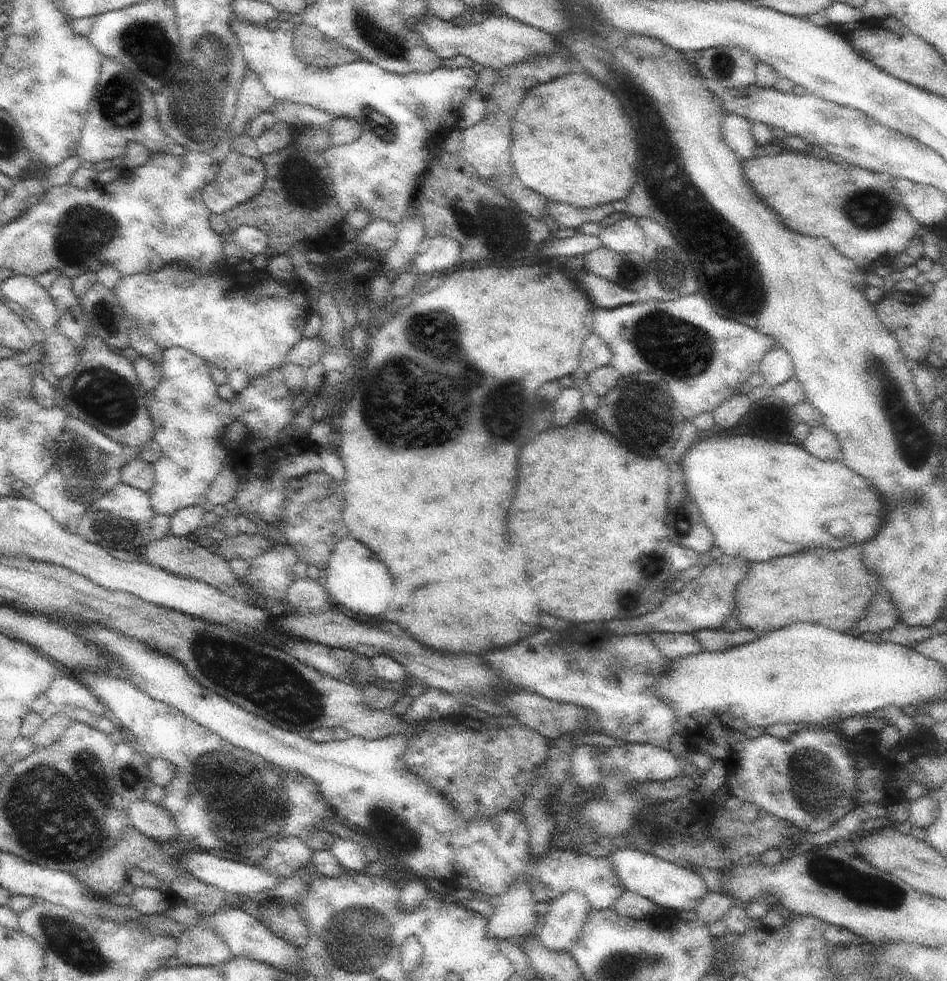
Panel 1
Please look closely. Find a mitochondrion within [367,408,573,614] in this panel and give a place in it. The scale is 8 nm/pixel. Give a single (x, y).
(415, 439)

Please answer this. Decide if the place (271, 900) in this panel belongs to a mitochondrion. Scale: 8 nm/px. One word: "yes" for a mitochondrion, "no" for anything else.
no

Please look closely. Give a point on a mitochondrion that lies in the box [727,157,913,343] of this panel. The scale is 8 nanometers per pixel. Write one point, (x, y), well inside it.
(871, 208)

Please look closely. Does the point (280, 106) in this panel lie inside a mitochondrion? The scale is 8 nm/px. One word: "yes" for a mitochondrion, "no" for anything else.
no

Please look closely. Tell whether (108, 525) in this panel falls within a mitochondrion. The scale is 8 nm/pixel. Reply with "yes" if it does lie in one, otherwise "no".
yes

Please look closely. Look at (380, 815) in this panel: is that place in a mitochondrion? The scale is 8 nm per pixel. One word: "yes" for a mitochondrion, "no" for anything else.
yes

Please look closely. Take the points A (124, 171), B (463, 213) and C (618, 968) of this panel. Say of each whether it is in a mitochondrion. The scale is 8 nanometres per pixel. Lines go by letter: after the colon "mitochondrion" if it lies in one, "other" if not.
A: other
B: mitochondrion
C: mitochondrion

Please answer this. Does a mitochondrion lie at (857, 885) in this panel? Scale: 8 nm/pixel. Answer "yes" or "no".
yes

